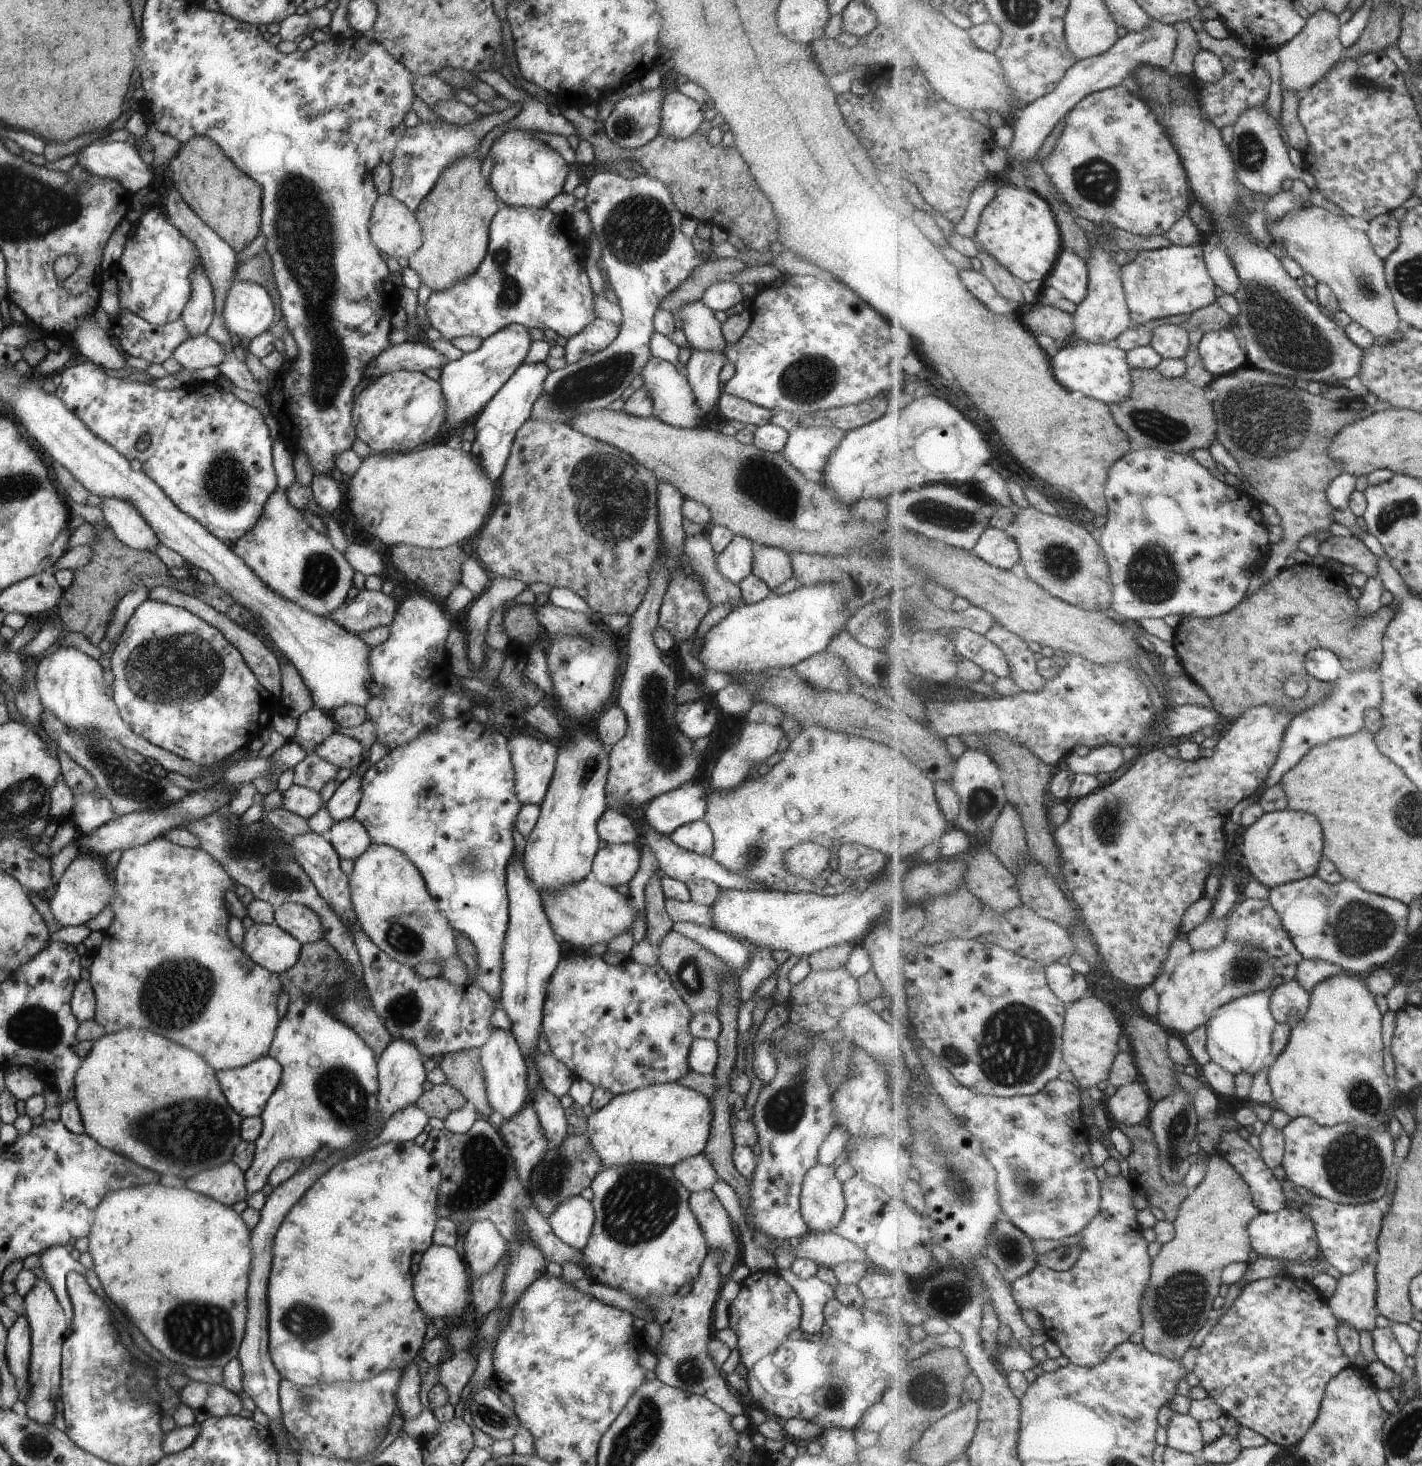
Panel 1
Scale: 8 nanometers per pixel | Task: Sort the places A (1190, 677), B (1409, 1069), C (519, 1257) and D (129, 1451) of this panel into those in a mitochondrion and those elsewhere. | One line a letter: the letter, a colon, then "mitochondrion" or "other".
A: other
B: other
C: other
D: other

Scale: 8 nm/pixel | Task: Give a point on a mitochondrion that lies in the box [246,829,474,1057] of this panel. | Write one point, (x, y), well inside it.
(330, 980)

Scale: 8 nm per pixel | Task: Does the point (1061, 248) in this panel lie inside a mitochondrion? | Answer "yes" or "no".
no

